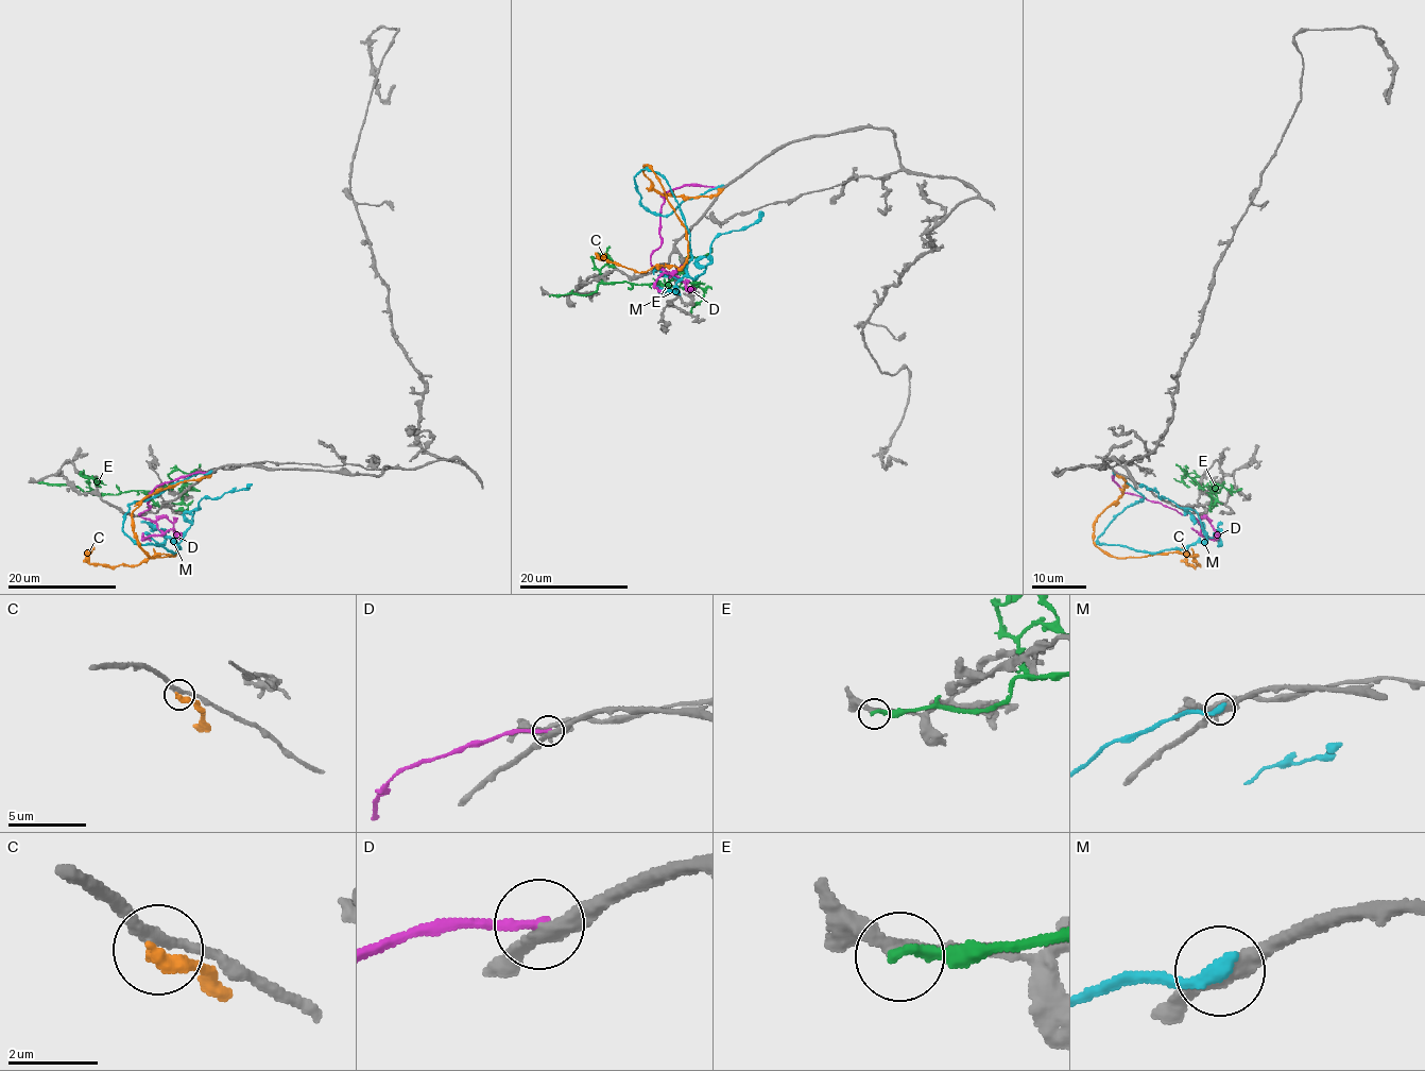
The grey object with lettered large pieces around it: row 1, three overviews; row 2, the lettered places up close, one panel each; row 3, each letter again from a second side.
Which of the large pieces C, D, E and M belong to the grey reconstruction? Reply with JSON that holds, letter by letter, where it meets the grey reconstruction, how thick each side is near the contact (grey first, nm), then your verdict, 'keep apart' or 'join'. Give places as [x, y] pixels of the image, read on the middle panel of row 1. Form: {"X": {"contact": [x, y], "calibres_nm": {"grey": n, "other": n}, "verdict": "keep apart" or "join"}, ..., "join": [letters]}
{"C": {"contact": [720, 189], "calibres_nm": {"grey": 360, "other": 500}, "verdict": "keep apart"}, "D": {"contact": [720, 188], "calibres_nm": {"grey": 360, "other": 220}, "verdict": "keep apart"}, "E": {"contact": [550, 295], "calibres_nm": {"grey": 300, "other": 280}, "verdict": "keep apart"}, "M": {"contact": [721, 185], "calibres_nm": {"grey": 380, "other": 360}, "verdict": "keep apart"}, "join": []}

